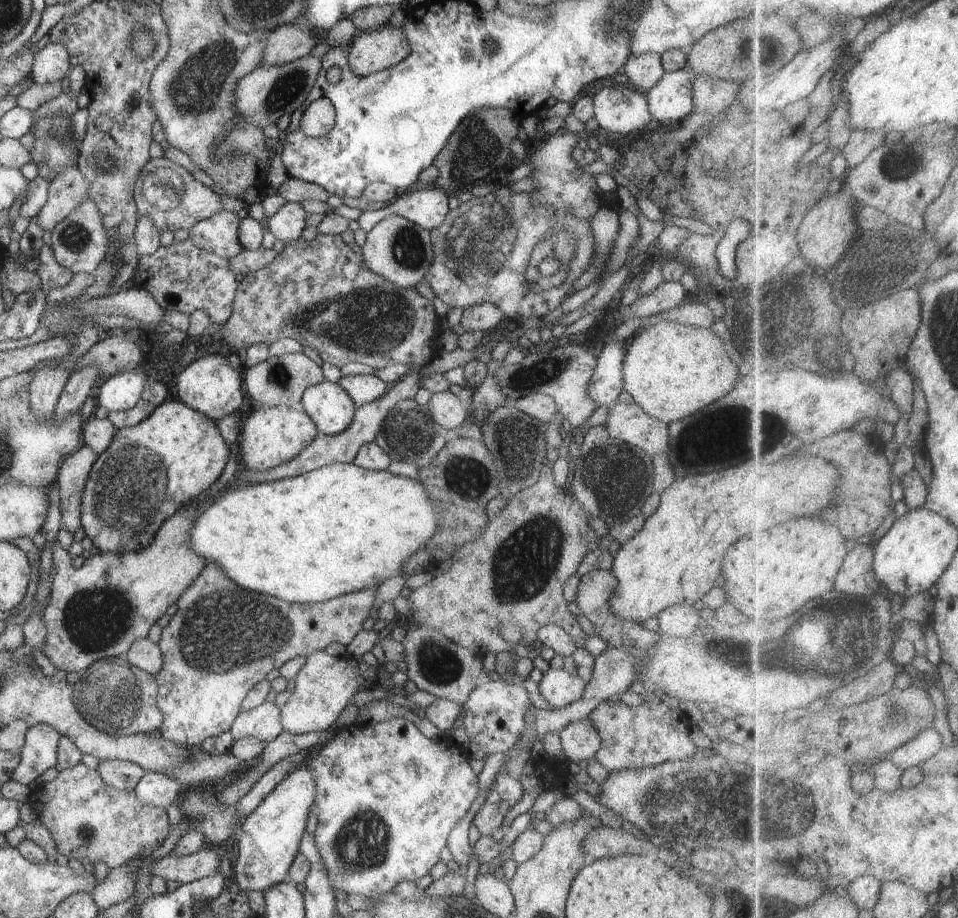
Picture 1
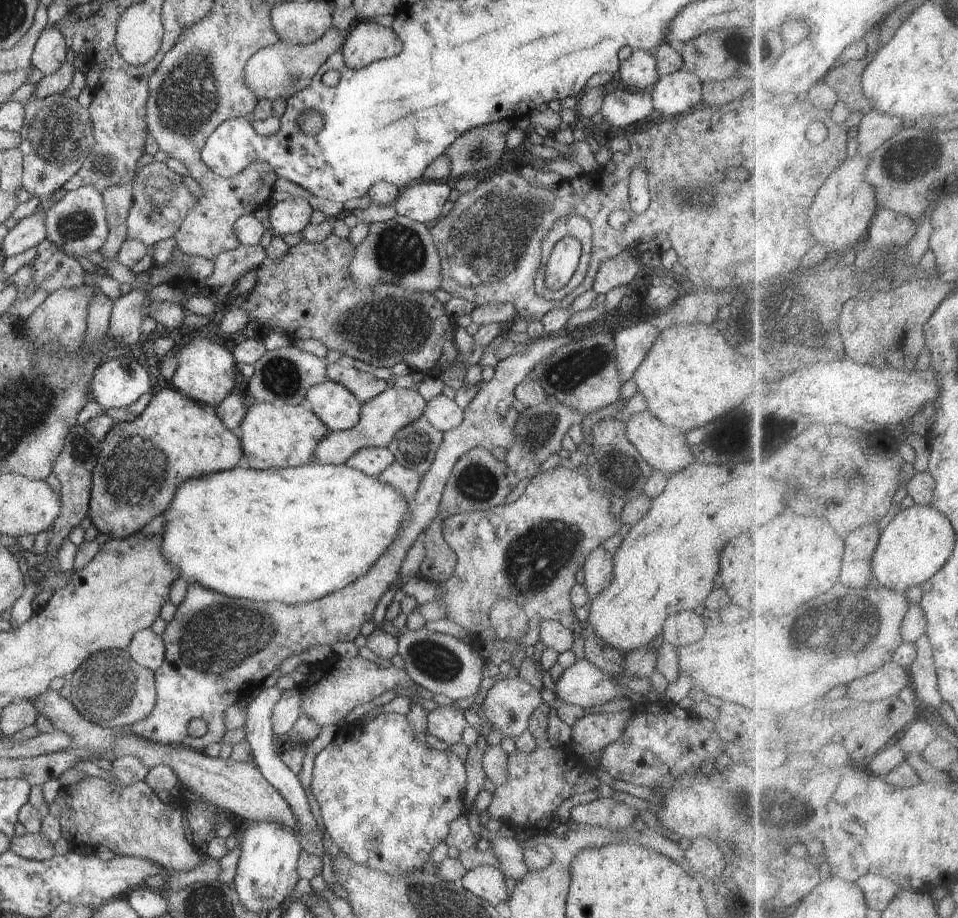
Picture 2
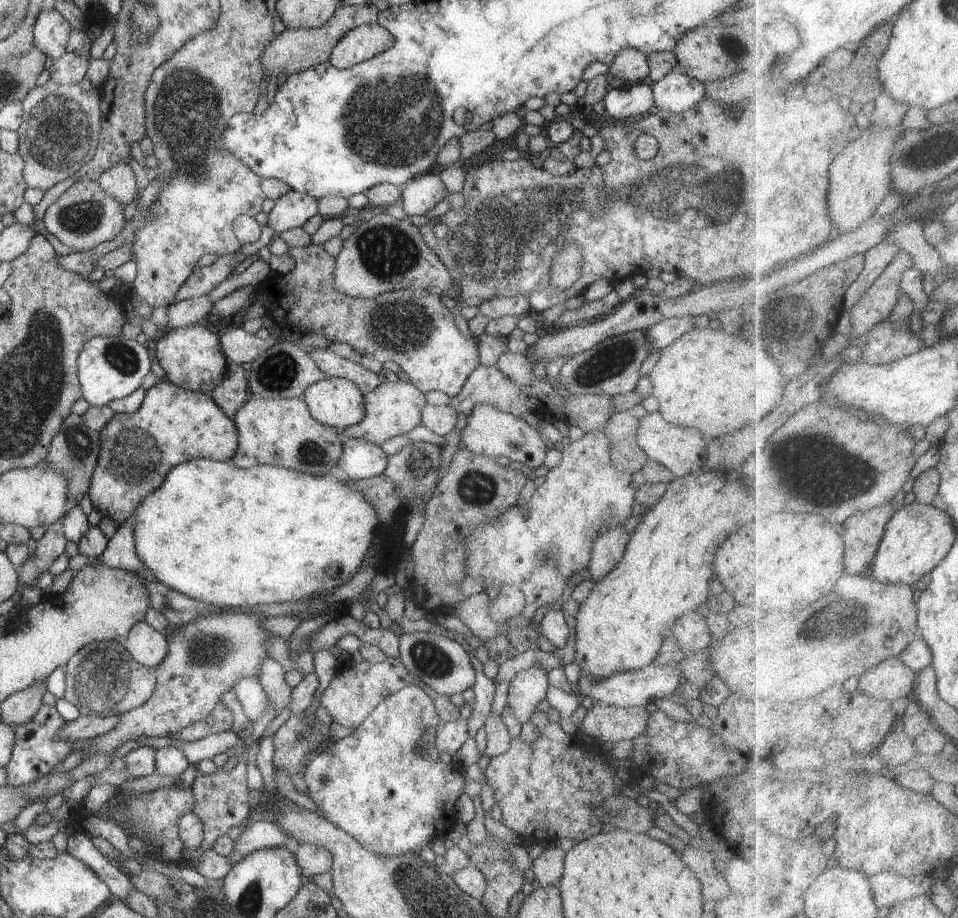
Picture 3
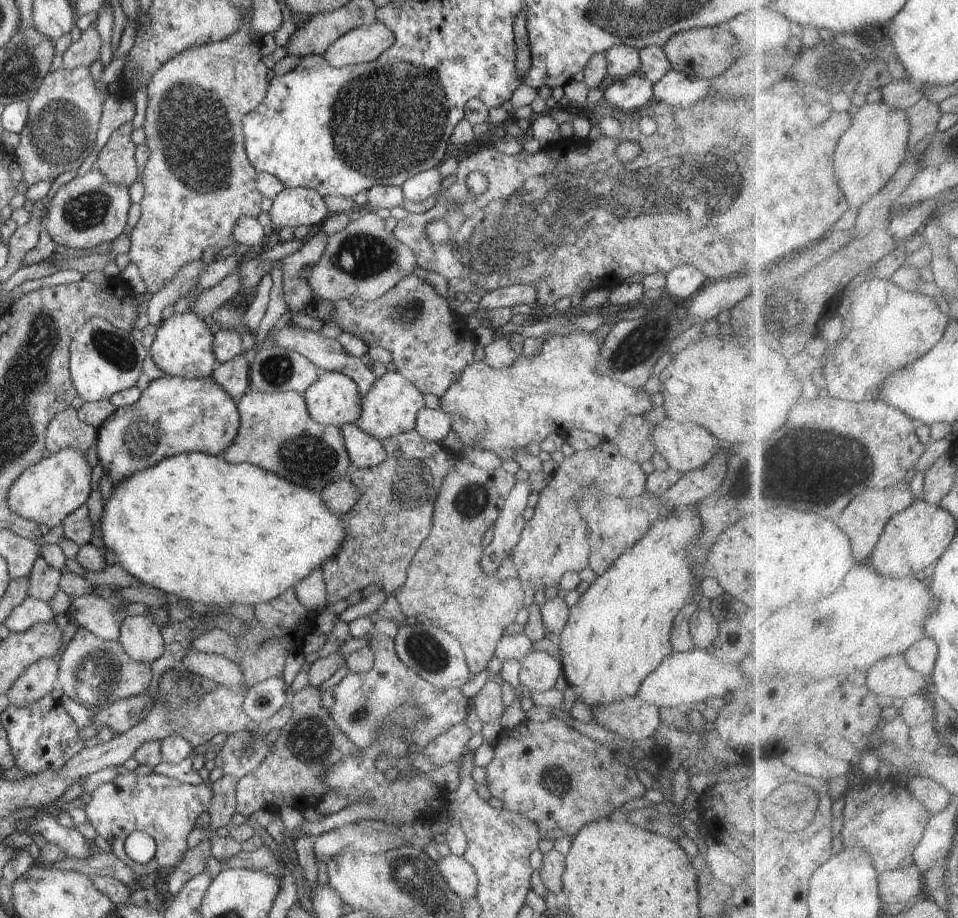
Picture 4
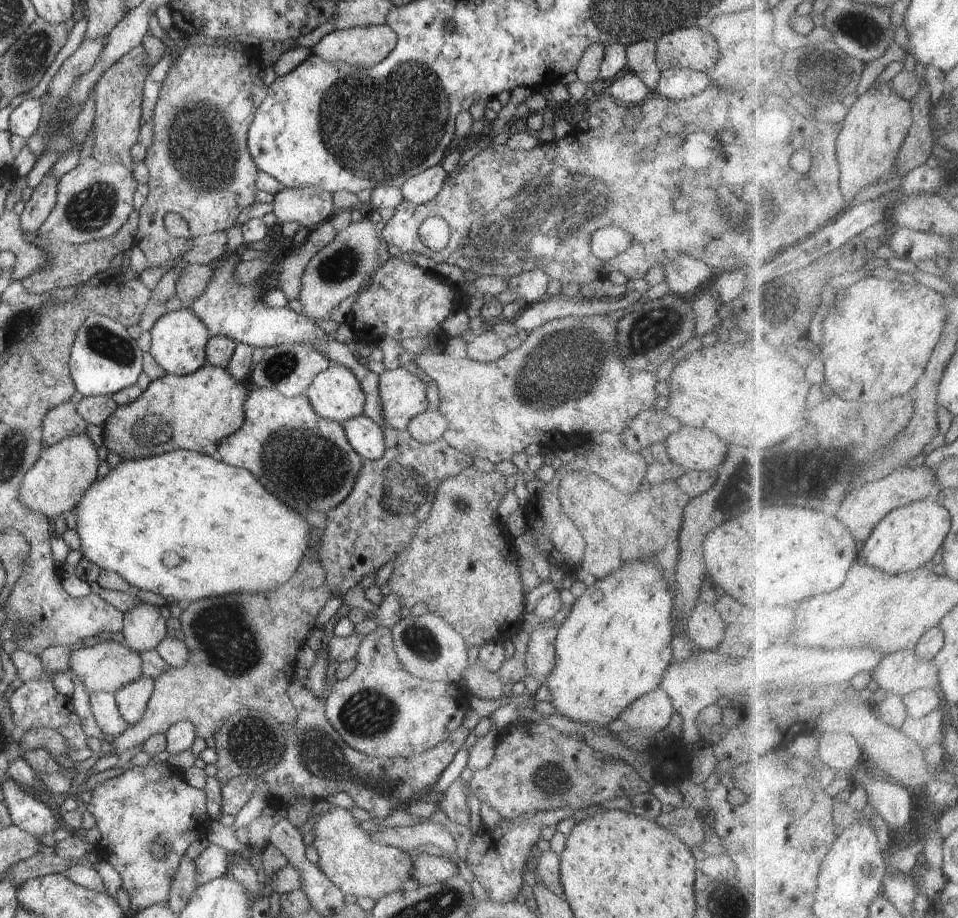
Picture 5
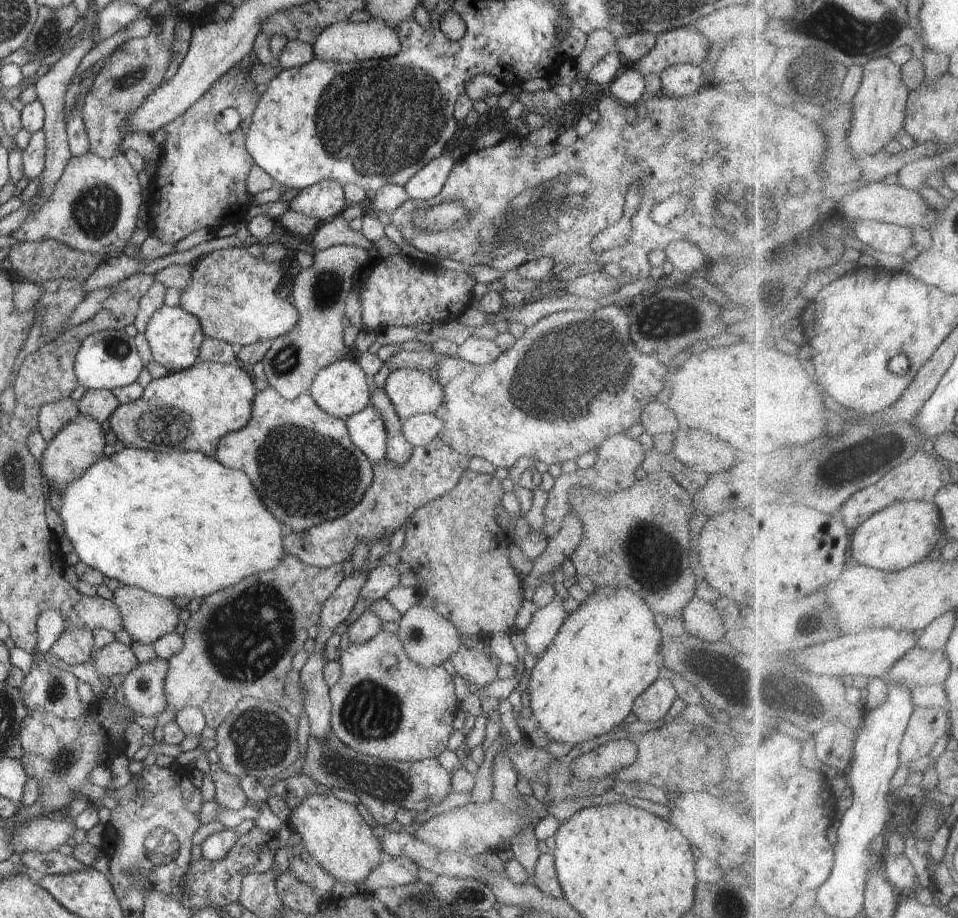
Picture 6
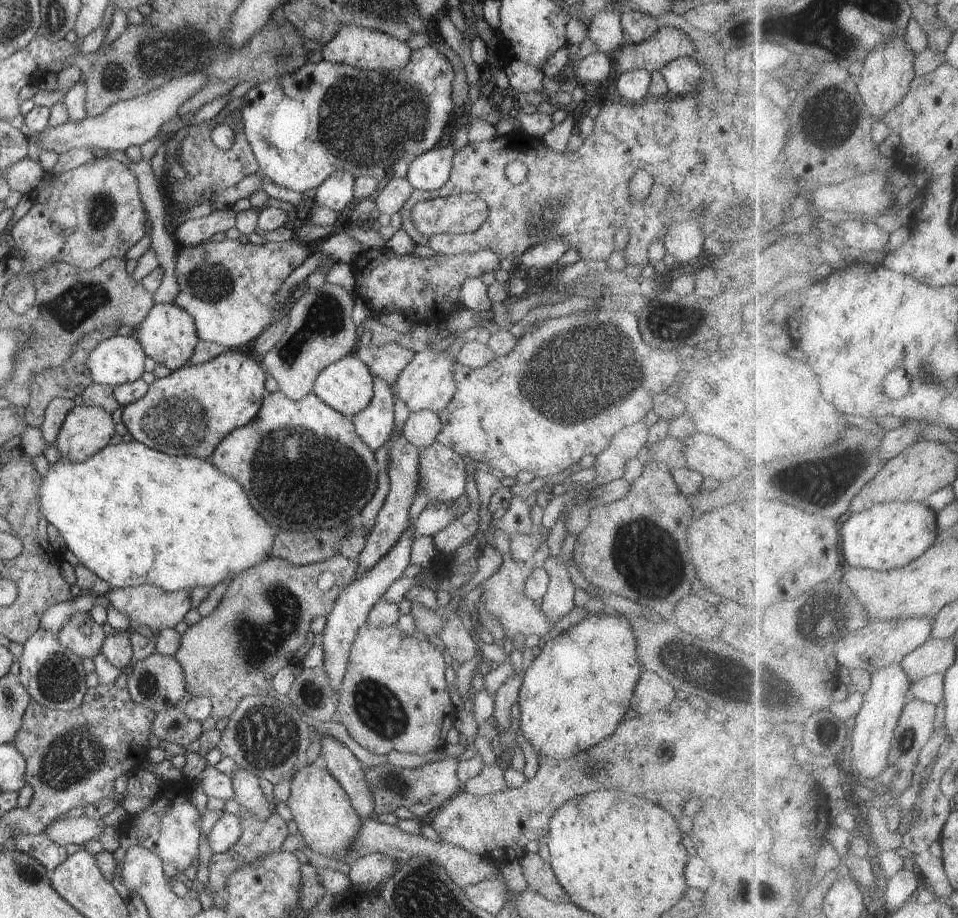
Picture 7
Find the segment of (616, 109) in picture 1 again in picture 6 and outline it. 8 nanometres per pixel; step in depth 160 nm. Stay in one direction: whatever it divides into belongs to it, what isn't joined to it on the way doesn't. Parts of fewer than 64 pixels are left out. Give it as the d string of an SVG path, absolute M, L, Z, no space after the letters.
M624 69L612 79L608 90L625 106L637 106L647 96L645 76L638 69Z

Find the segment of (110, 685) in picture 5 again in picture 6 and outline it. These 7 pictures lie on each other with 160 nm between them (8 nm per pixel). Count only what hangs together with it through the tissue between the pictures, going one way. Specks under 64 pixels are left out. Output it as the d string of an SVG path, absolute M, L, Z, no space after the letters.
M112 641L100 649L93 650L90 662L100 676L108 677L116 674L127 675L139 665L128 644L120 641Z

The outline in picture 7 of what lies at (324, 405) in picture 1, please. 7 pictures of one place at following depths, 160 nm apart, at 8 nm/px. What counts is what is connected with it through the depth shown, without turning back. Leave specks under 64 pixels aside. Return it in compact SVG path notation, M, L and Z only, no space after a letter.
M352 352L323 368L323 371L316 377L313 393L330 408L344 416L354 418L357 412L364 410L370 404L373 397L374 379L370 369L360 360L356 352Z

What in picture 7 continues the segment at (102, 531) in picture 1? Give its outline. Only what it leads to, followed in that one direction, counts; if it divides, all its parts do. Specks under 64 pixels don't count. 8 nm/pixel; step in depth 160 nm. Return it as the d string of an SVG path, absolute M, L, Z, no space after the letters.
M226 349L212 360L190 364L172 371L169 376L154 379L144 396L122 407L122 422L138 443L151 449L174 455L195 456L209 460L216 445L235 428L252 422L260 410L263 398L268 393L264 387L268 373L258 360L235 349Z

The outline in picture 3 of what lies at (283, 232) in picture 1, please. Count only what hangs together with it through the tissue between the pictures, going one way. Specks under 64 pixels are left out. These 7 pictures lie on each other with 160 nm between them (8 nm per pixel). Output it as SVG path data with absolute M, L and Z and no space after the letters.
M290 189L275 200L268 215L267 225L276 234L302 227L312 216L319 213L317 200L310 195Z

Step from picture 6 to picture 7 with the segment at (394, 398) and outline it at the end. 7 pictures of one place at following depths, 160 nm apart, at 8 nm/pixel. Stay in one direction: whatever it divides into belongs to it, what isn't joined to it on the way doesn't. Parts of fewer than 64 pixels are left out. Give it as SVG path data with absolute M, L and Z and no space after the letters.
M430 348L415 353L414 358L399 372L393 384L393 393L410 413L423 410L439 413L452 400L456 390L453 379L455 362L447 352L434 352Z

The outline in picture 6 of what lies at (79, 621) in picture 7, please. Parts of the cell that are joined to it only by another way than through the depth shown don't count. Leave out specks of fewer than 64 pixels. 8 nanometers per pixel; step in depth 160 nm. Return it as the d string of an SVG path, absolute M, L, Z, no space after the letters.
M69 624L49 652L66 664L81 665L91 660L93 650L95 644L92 631Z

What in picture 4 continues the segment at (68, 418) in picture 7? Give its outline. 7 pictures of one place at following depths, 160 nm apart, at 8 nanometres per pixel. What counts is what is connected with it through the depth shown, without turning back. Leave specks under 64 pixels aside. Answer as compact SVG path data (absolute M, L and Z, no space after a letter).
M62 449L57 453L43 458L35 465L29 466L13 480L8 489L8 508L22 518L46 524L52 529L77 508L88 500L92 488L90 487L90 473L86 455L74 449Z

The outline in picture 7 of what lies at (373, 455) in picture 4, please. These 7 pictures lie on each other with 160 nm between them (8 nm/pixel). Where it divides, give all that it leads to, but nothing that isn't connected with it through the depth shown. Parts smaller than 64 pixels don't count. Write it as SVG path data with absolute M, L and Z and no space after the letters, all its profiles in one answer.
M374 377L373 397L370 404L364 410L357 412L352 419L355 424L356 434L372 449L374 452L387 444L393 429L395 428L395 394L392 387L382 378Z

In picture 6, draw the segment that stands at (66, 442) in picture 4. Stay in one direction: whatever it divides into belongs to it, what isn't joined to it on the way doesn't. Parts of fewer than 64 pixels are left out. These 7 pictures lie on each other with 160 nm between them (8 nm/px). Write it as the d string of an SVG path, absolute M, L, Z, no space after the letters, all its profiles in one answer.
M70 397L42 405L38 416L38 432L48 443L79 413L77 401Z

